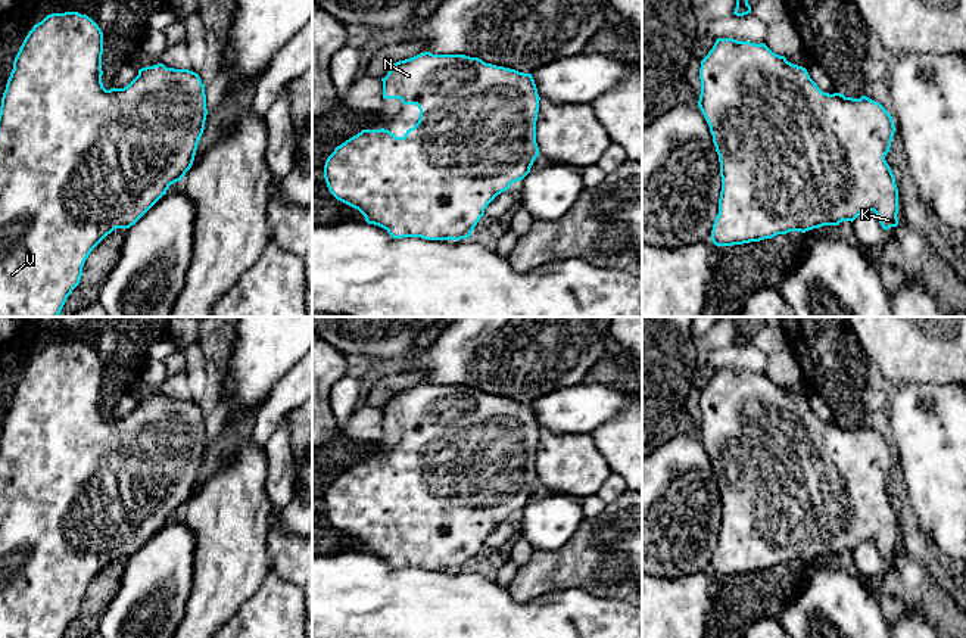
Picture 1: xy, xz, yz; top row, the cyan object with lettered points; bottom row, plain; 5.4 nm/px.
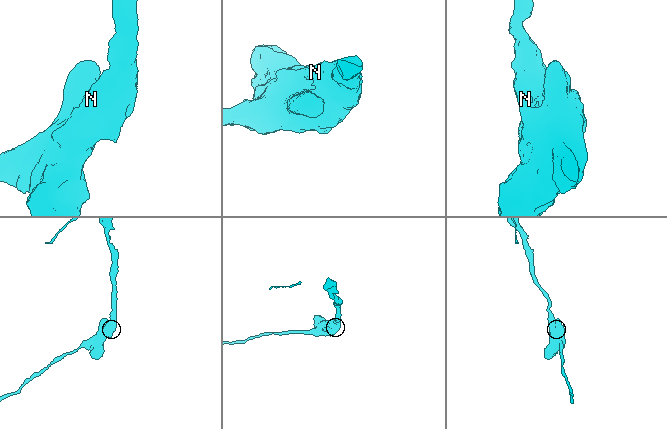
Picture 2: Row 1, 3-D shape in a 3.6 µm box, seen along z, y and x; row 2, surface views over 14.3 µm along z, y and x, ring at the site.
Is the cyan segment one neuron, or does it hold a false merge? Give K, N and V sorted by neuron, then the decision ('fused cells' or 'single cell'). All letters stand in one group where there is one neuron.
K N V; single cell

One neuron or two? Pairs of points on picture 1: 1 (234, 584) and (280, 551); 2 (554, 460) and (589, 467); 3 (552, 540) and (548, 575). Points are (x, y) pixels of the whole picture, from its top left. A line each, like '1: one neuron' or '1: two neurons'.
1: two neurons
2: one neuron
3: two neurons

